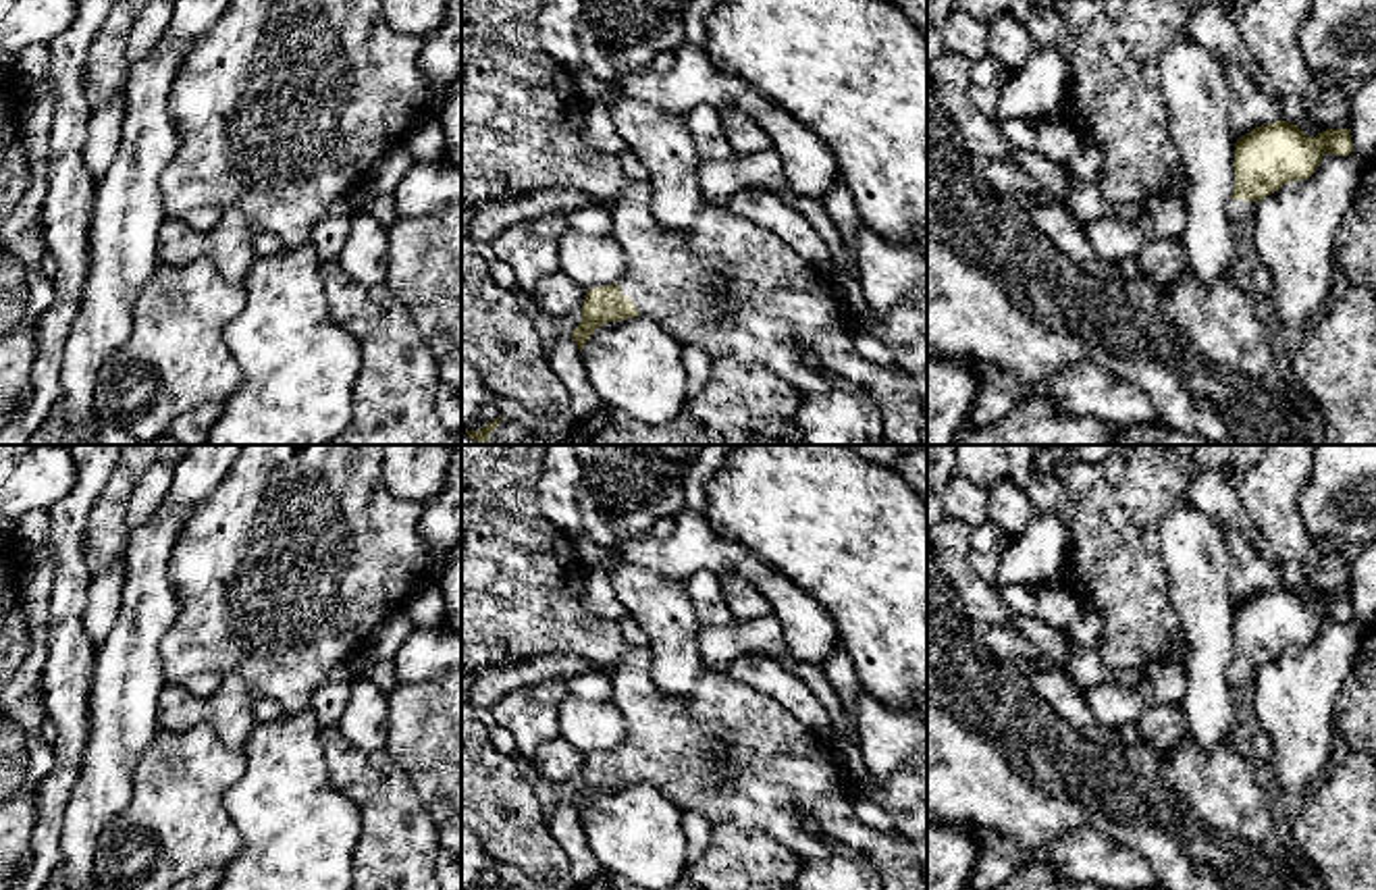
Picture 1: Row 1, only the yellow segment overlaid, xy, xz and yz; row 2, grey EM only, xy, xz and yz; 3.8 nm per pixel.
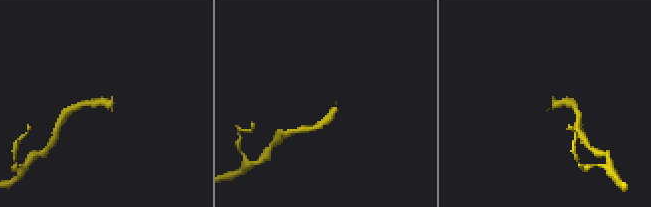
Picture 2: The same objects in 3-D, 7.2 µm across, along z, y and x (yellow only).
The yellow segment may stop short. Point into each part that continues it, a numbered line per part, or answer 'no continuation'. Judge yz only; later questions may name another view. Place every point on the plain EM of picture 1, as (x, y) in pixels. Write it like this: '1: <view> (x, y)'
1: yz (1241, 678)

